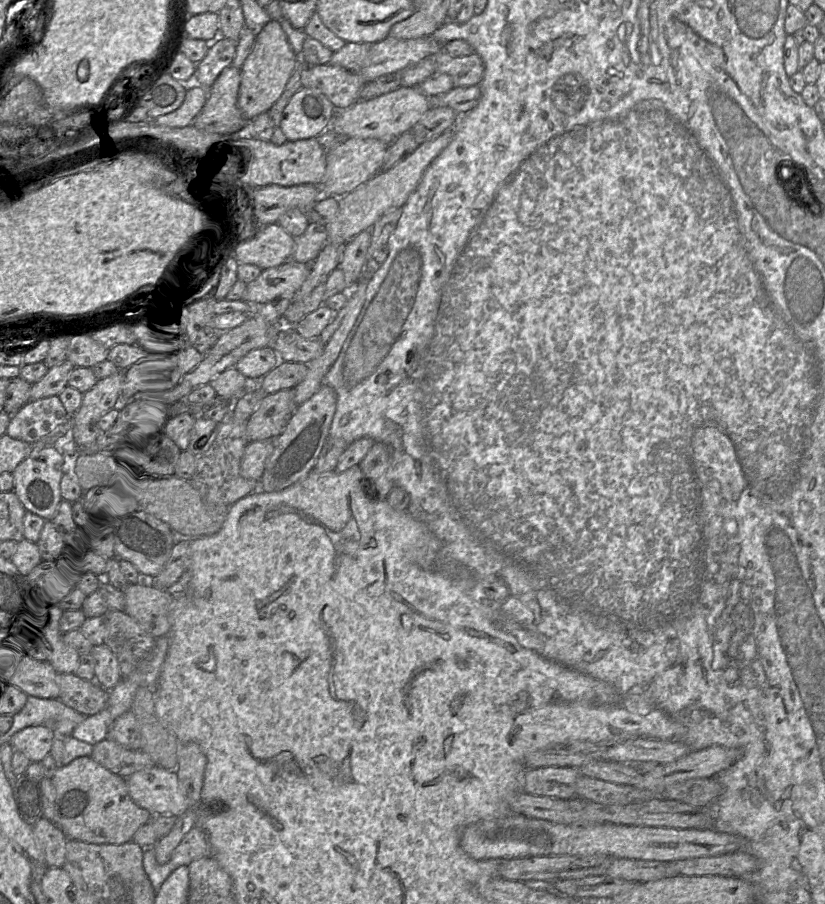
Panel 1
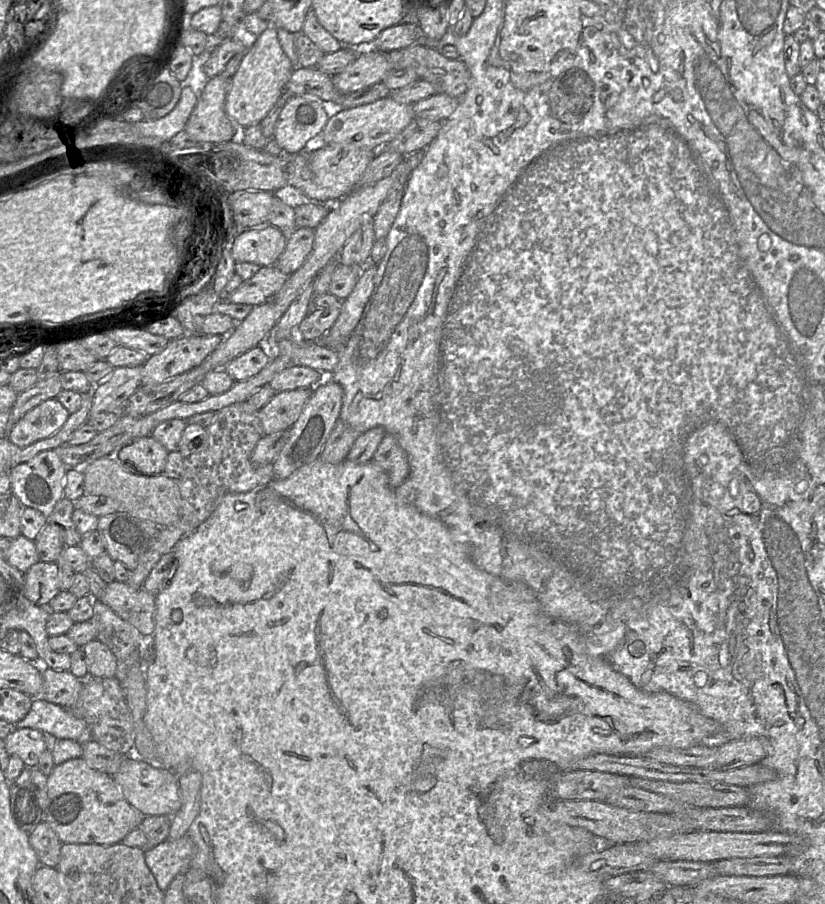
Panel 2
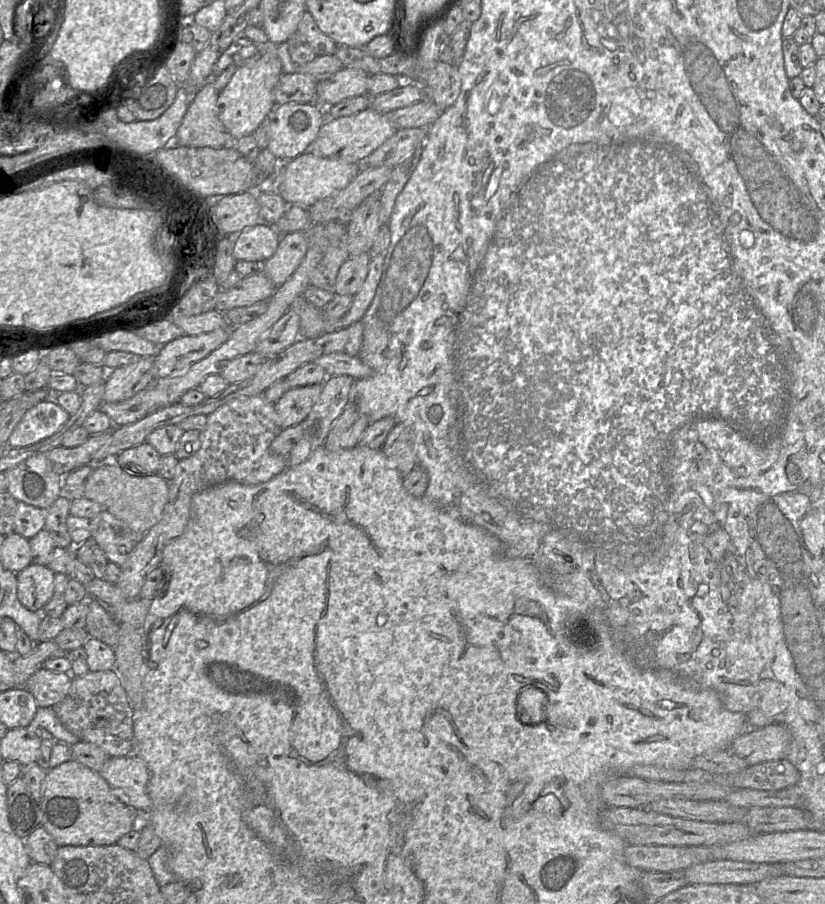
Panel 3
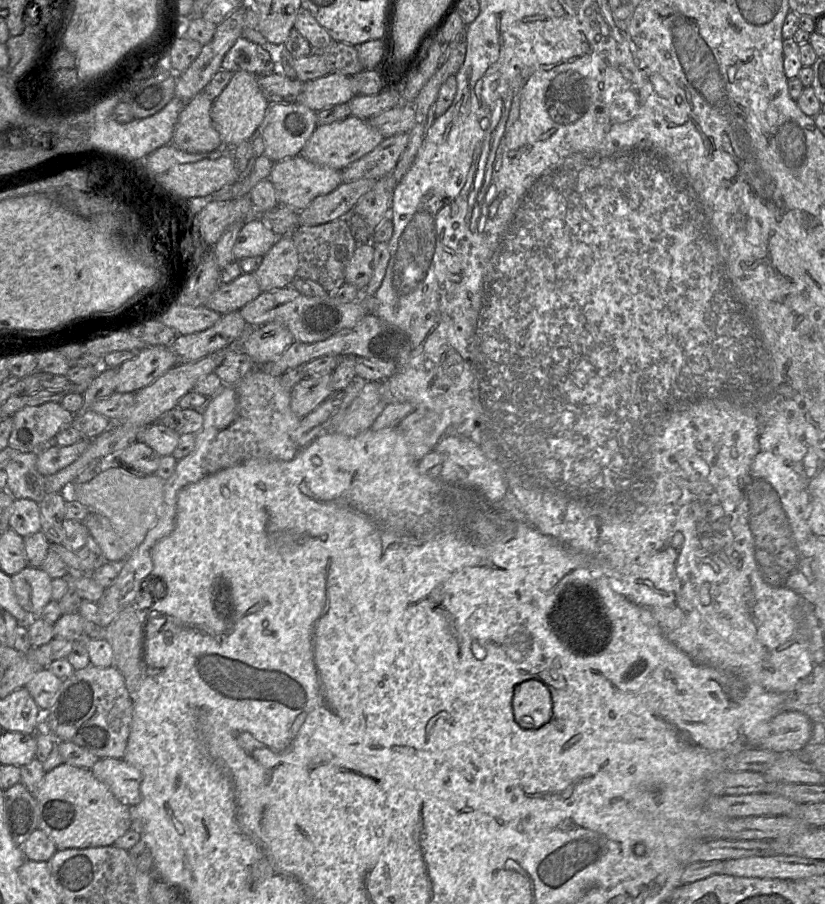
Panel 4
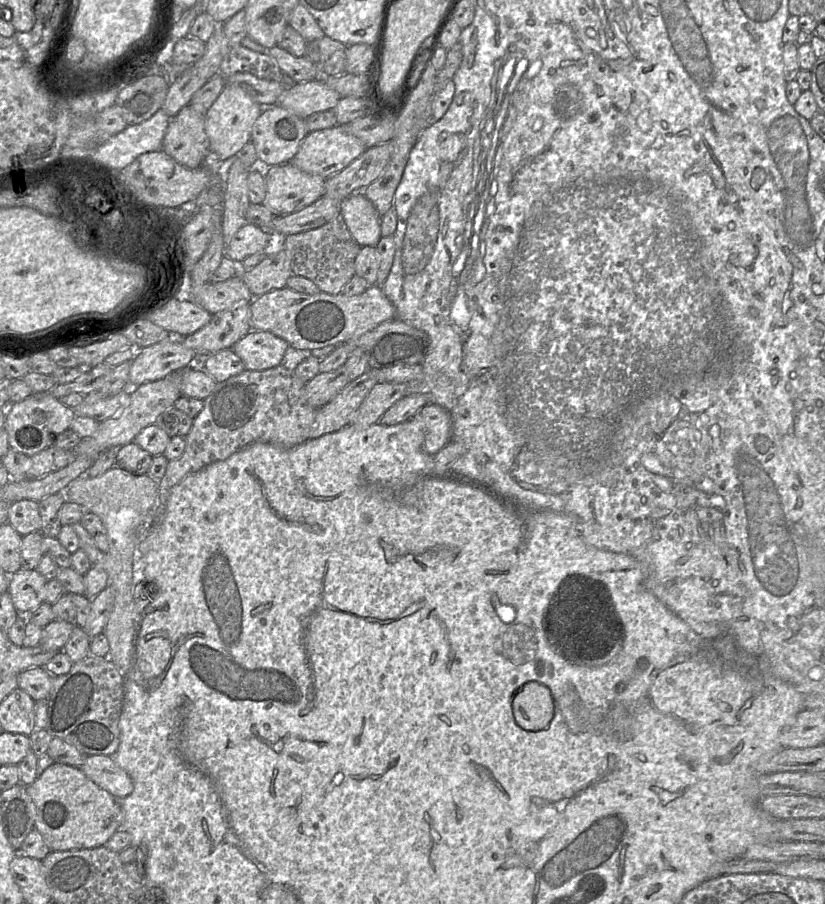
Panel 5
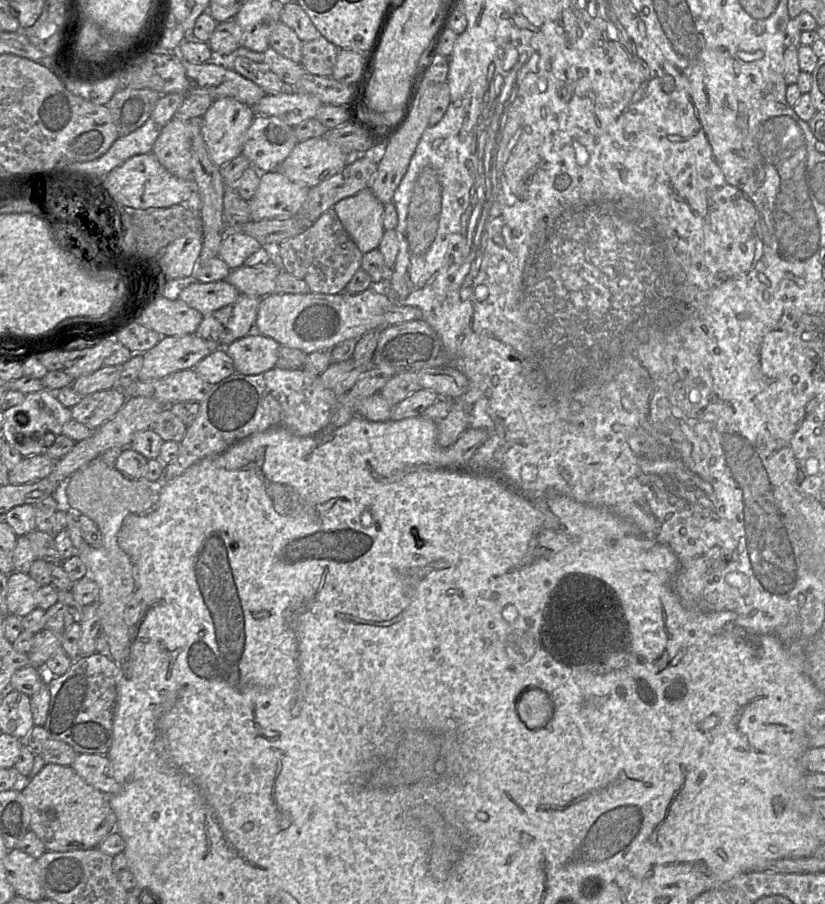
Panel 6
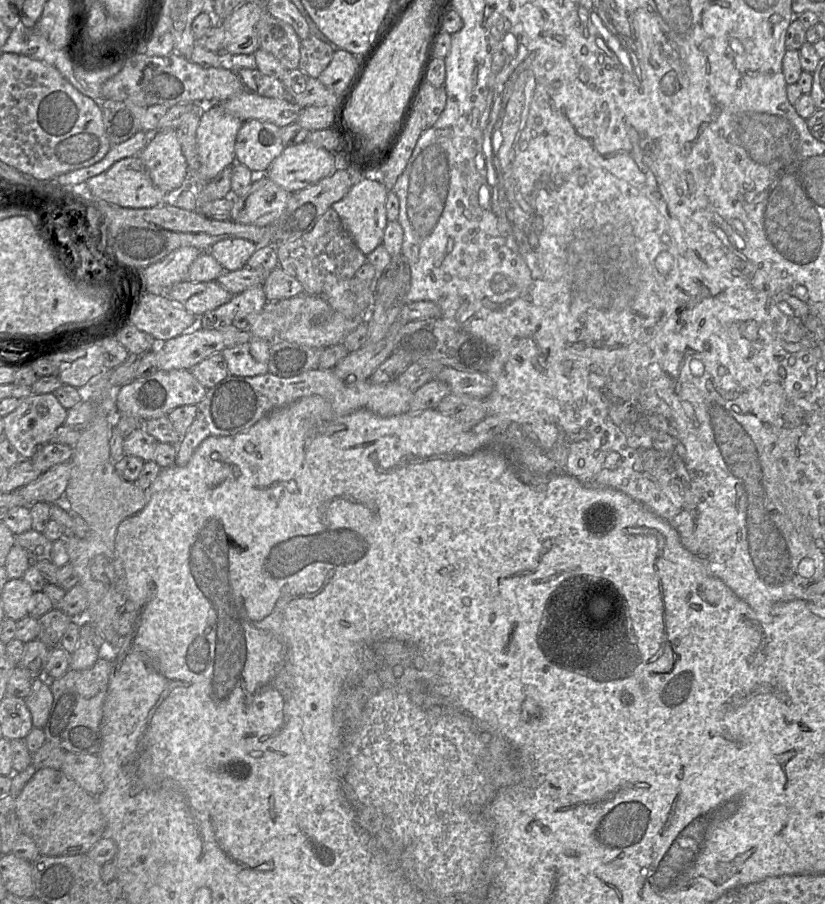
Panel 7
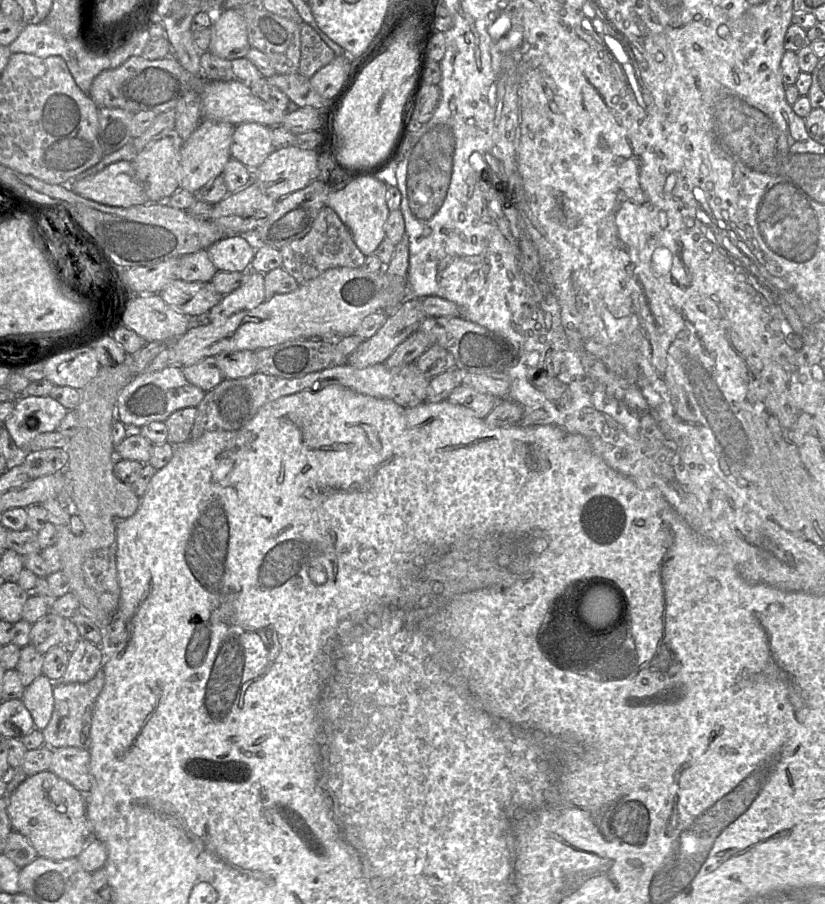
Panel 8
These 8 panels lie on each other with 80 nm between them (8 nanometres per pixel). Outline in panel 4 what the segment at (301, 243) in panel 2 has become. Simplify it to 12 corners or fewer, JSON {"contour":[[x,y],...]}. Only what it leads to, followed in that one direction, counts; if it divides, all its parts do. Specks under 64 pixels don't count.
{"contour":[[279,237],[253,272],[262,292],[291,285],[298,252]]}

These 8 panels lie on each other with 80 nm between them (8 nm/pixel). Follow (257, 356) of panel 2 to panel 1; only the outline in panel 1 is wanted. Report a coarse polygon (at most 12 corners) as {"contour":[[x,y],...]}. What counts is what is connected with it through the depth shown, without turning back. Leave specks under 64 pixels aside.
{"contour":[[272,346],[249,351],[234,367],[258,383],[279,361]]}

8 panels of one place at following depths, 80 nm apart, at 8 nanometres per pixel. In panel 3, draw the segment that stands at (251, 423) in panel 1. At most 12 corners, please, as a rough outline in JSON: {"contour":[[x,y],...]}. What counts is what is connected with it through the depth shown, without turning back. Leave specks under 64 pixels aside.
{"contour":[[322,385],[291,388],[274,403],[281,429],[305,420]]}

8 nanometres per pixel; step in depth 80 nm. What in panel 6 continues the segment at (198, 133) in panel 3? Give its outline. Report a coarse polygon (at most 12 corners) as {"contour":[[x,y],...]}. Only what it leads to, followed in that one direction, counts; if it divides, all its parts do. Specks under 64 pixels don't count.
{"contour":[[173,117],[152,153],[171,174],[191,180],[189,120]]}

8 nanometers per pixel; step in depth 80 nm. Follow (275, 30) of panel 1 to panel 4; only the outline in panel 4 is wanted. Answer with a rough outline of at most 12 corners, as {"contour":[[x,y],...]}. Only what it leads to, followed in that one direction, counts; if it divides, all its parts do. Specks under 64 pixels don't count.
{"contour":[[234,72],[211,119],[233,148],[249,140],[270,103],[258,76]]}

